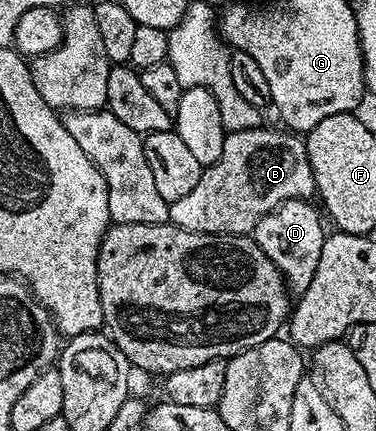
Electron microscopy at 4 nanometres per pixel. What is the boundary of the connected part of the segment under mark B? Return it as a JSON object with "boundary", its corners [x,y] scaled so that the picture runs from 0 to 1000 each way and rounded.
{"boundary":[[[689,292],[604,306],[593,339],[593,362],[559,387],[540,387],[532,422],[489,459],[468,459],[452,476],[449,517],[471,529],[503,538],[540,538],[543,543],[585,543],[588,548],[652,548],[673,541],[681,515],[702,497],[734,487],[769,464],[809,464],[838,452],[835,406],[830,385],[819,376],[814,327],[801,313],[771,302],[737,306],[729,297]]]}

